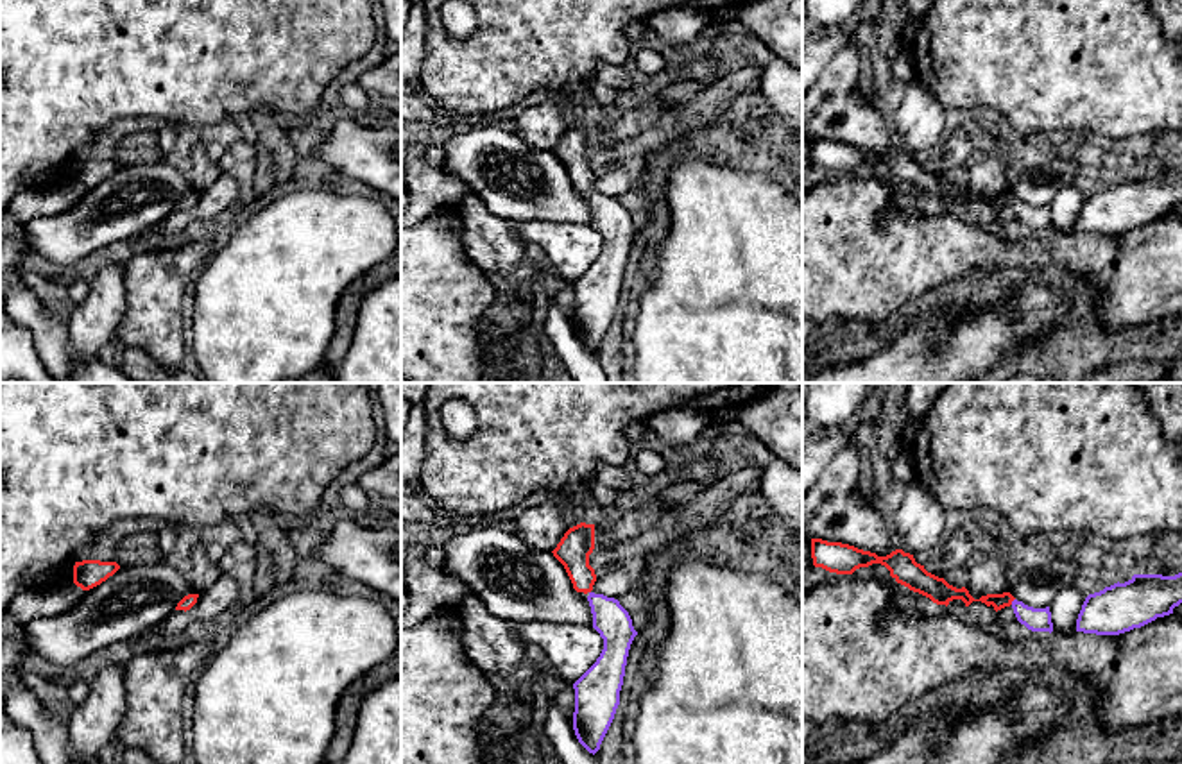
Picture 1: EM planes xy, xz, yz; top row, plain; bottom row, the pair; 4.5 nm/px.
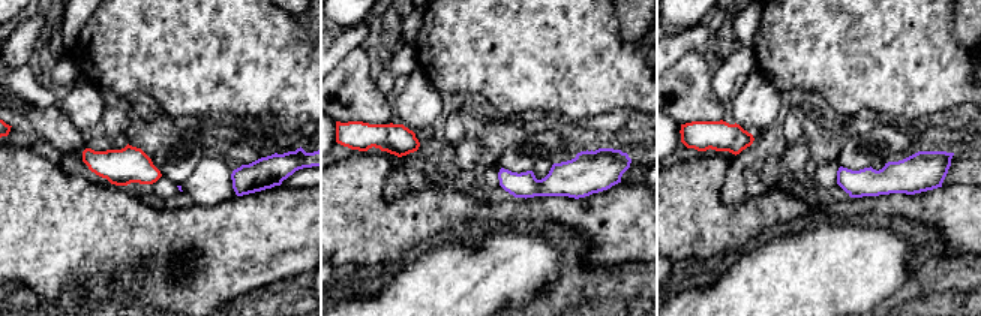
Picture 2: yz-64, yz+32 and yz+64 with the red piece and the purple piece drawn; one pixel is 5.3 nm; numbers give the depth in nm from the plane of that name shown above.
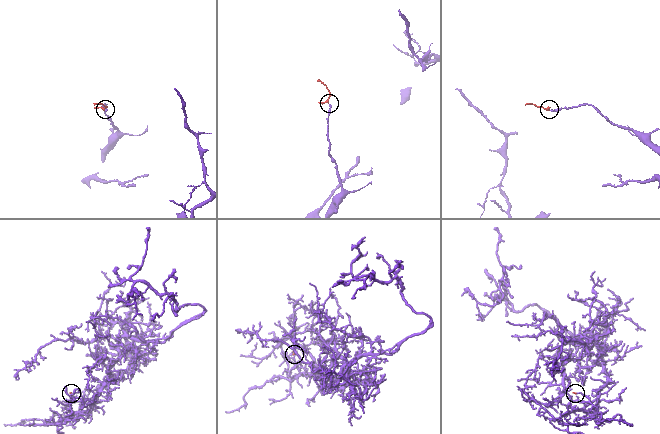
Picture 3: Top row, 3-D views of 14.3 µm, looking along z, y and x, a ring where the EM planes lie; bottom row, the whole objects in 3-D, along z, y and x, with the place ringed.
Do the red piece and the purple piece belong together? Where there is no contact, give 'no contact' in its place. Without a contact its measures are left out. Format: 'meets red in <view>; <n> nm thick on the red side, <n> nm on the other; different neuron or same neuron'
meets red in yz; 70 nm thick on the red side, 110 nm on the other; same neuron

